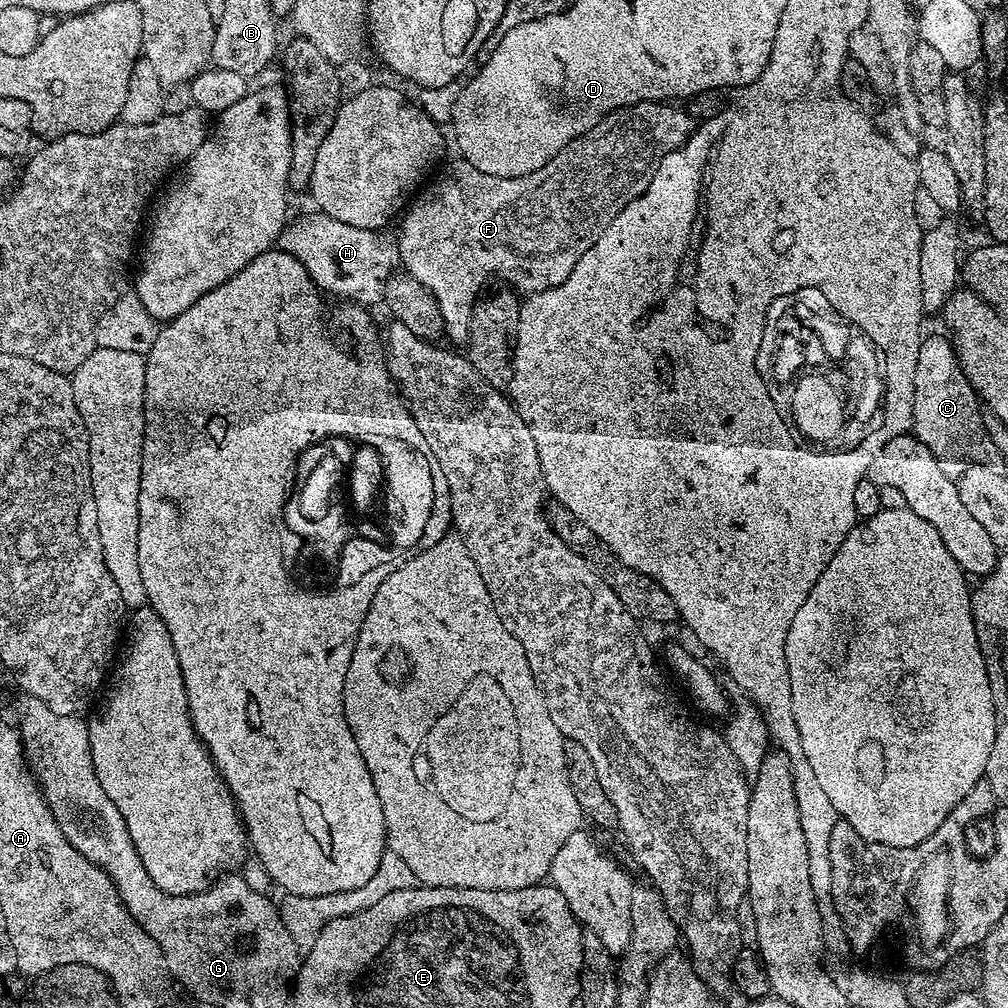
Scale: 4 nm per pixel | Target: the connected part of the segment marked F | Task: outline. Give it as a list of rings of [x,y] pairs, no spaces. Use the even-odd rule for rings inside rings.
[[[659,100],[628,104],[625,108],[619,108],[618,111],[604,116],[593,128],[587,128],[578,138],[574,138],[566,146],[562,146],[562,150],[558,150],[558,154],[551,156],[541,168],[530,174],[522,174],[518,178],[498,178],[494,174],[482,174],[482,170],[470,166],[463,158],[456,158],[453,164],[446,165],[436,177],[433,175],[415,193],[414,199],[407,205],[403,215],[399,217],[400,236],[397,235],[395,241],[400,251],[403,271],[409,272],[414,278],[418,278],[418,282],[422,282],[424,289],[429,292],[440,307],[440,314],[444,323],[443,335],[449,336],[452,340],[460,340],[460,342],[467,341],[468,327],[472,321],[472,310],[477,301],[481,299],[482,293],[485,291],[483,288],[487,286],[488,280],[501,280],[504,283],[501,285],[520,294],[550,290],[554,286],[566,282],[566,278],[570,276],[570,270],[574,270],[574,266],[578,266],[578,258],[582,258],[582,254],[586,254],[586,250],[590,250],[590,246],[602,234],[602,230],[606,230],[606,226],[610,226],[610,222],[614,222],[618,213],[630,202],[634,202],[634,198],[642,195],[646,186],[650,186],[650,176],[656,173],[656,167],[662,162],[662,158],[666,158],[666,154],[681,148],[696,131],[697,121],[692,121],[691,114],[683,112],[680,108],[683,107],[672,102],[661,102]],[[624,167],[628,167],[628,172],[632,176],[620,176],[624,172]]]

